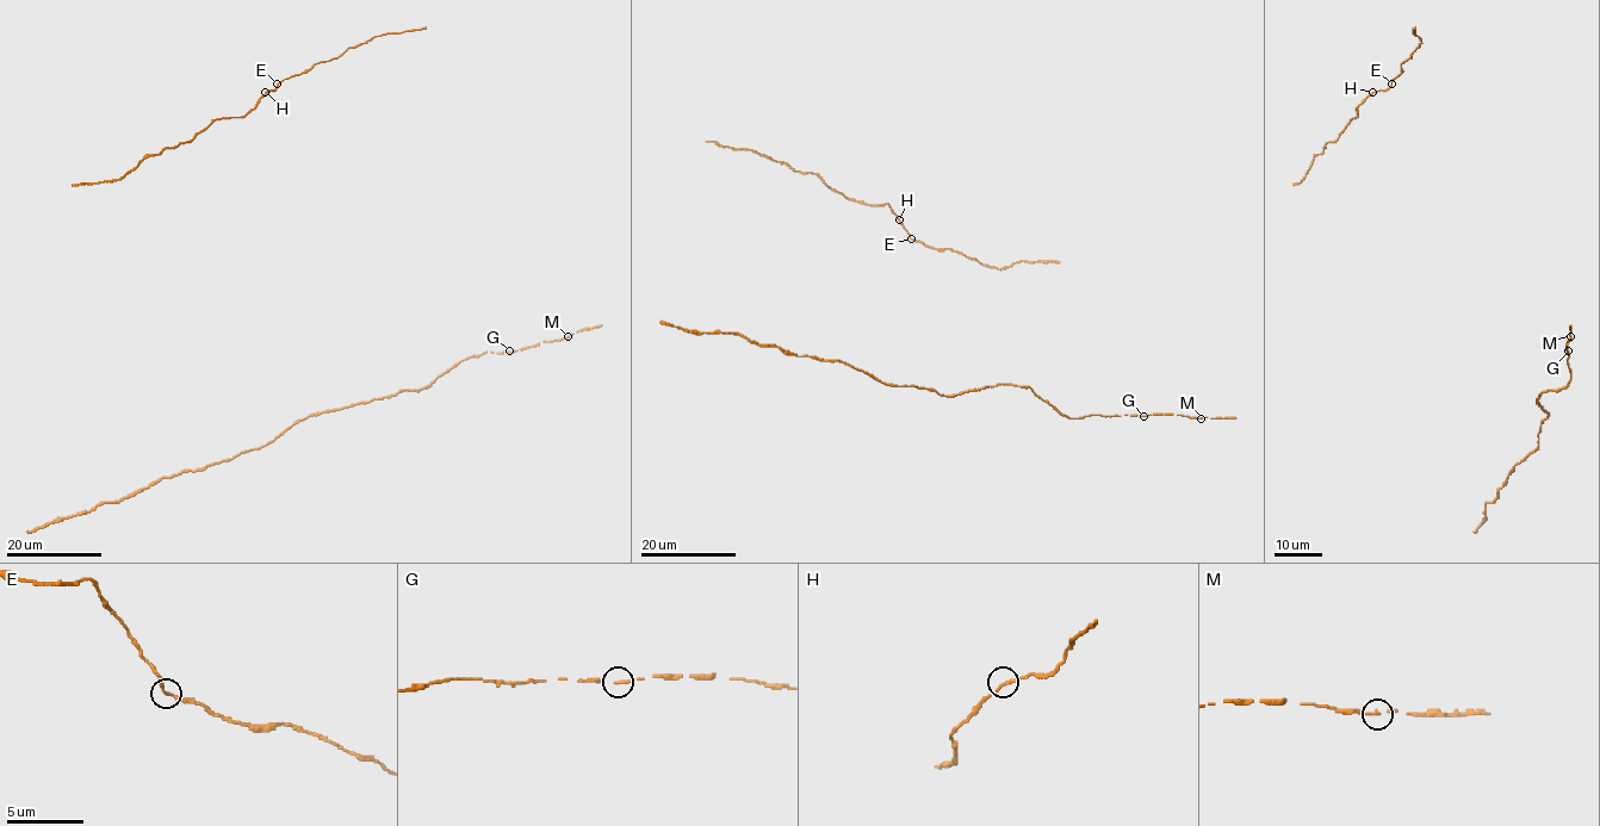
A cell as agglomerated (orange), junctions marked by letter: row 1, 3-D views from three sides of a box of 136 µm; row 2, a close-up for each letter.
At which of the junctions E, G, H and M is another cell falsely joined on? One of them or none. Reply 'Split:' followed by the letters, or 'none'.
Split: none

